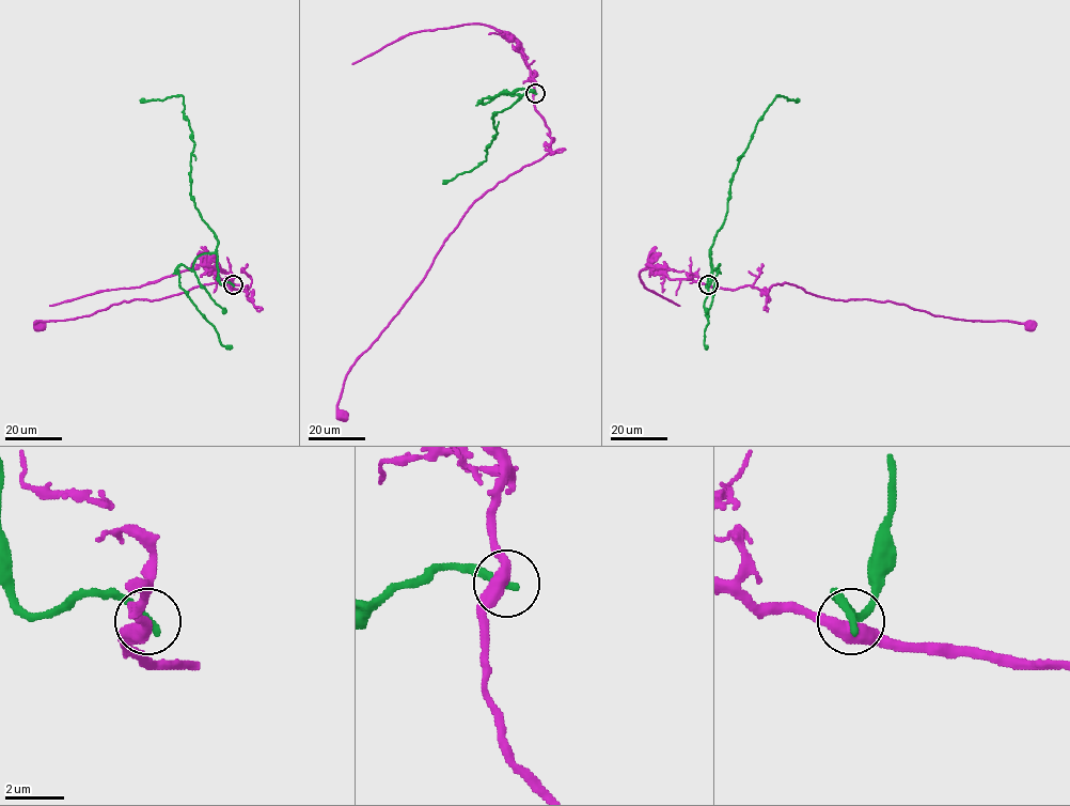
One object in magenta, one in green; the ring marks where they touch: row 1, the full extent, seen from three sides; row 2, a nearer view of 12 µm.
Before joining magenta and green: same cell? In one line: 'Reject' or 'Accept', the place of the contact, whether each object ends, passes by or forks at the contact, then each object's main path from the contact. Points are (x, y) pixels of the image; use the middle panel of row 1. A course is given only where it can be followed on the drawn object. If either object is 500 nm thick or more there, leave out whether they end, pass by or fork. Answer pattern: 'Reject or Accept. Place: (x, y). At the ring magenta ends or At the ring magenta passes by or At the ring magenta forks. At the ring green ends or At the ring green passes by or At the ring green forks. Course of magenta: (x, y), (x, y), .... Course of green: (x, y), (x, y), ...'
Reject. Place: (535, 93). At the ring magenta passes by. At the ring green ends. Course of magenta: (535, 93), (533, 104), (550, 132), (550, 151), (473, 204), (423, 281), (347, 373), (337, 405), (343, 416). Course of green: (535, 93), (520, 95), (517, 102), (494, 114), (497, 133), (487, 146), (486, 160), (443, 183)

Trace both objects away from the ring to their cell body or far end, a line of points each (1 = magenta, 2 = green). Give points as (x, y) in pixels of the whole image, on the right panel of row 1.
1: (708, 284), (748, 284), (768, 293), (787, 282), (819, 296), (892, 301), (934, 315), (1031, 325)
2: (708, 284), (712, 270), (710, 247), (725, 218), (733, 174), (757, 121), (777, 95), (788, 101), (799, 99)

